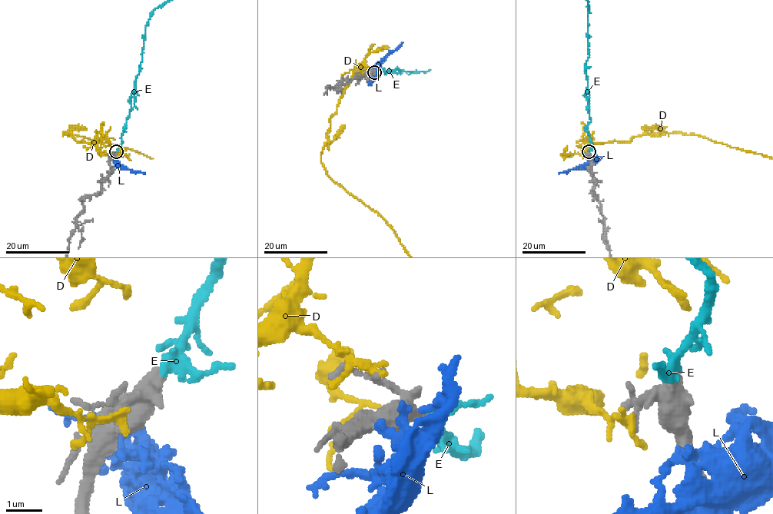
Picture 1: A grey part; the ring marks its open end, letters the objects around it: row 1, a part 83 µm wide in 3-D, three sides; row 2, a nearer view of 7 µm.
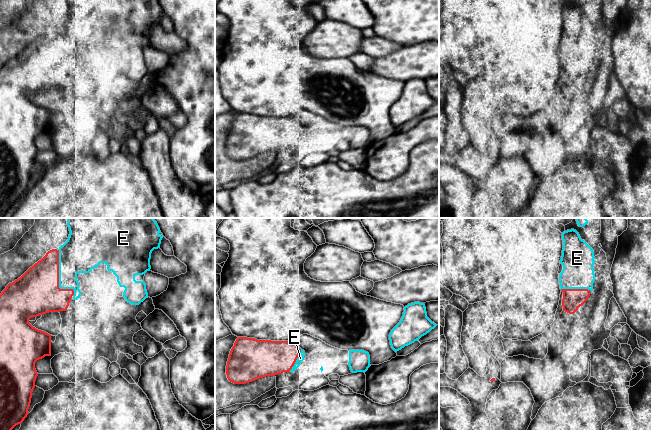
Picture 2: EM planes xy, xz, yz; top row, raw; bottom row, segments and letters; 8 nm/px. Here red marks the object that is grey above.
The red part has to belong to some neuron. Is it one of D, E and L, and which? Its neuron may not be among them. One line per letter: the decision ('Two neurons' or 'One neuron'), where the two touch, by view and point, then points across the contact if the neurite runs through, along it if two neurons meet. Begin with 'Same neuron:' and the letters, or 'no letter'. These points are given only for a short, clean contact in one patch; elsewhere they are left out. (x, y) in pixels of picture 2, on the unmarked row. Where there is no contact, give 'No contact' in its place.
Same neuron: E
D: Two neurons. No contact
E: One neuron. Touches red at xy (58, 54)
L: Two neurons. No contact

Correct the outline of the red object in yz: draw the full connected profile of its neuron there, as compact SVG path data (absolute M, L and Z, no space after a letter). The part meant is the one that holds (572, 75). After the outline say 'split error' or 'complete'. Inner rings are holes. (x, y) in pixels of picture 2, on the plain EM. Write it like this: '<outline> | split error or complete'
M567 6L562 9L563 26L560 40L563 46L559 52L563 68L563 87L574 90L589 74L595 57L594 27L581 15L579 9Z | split error

